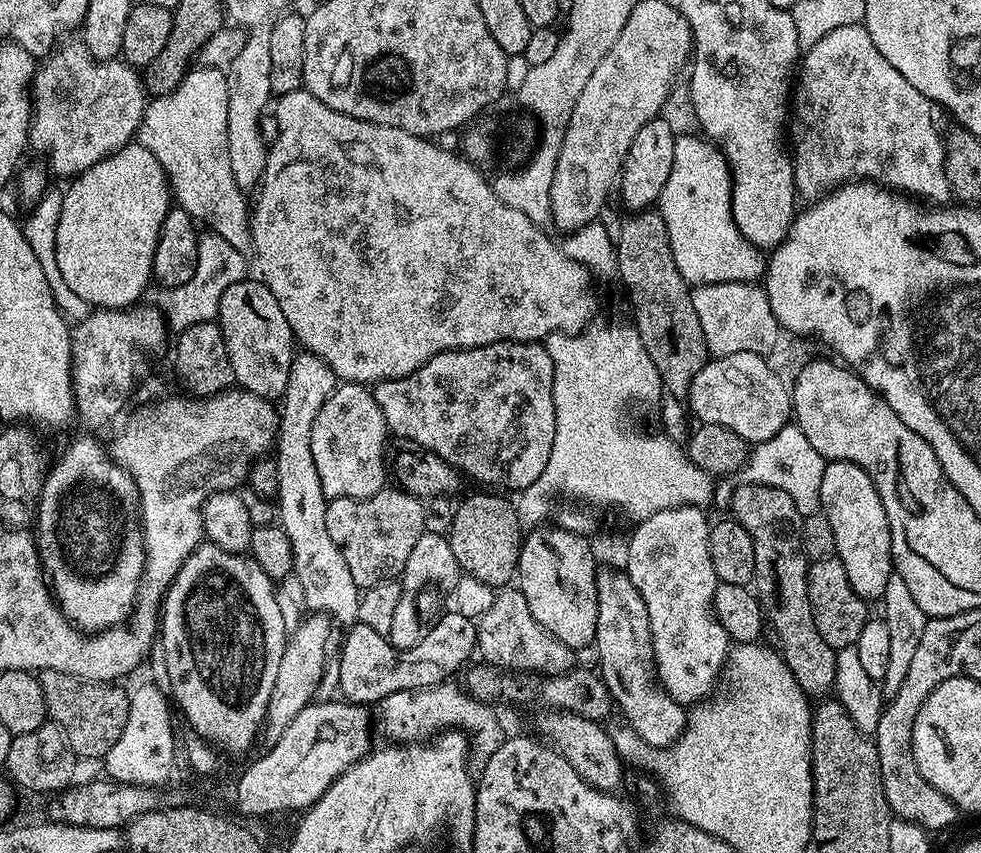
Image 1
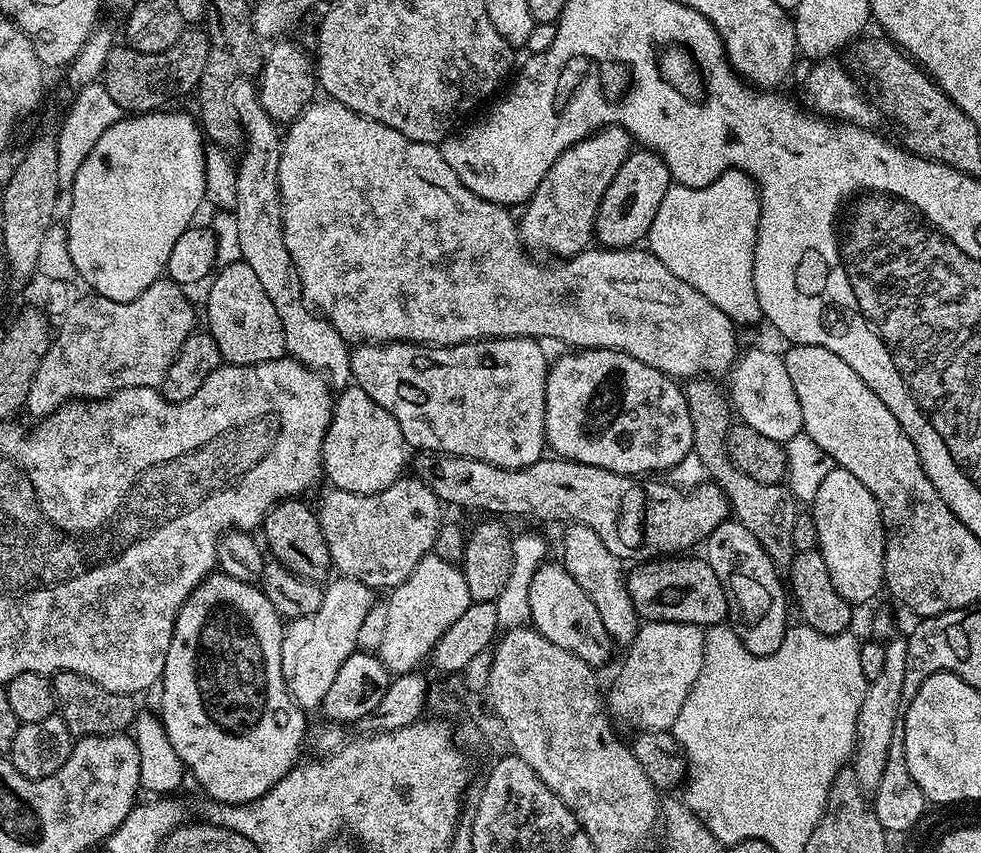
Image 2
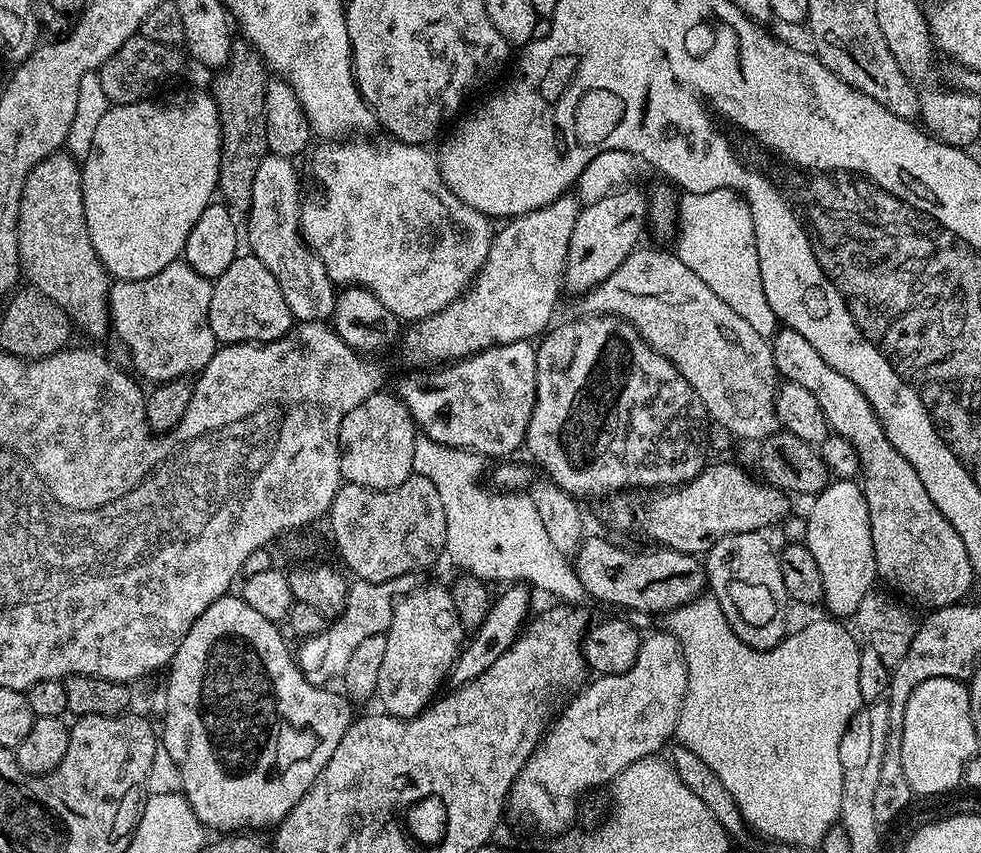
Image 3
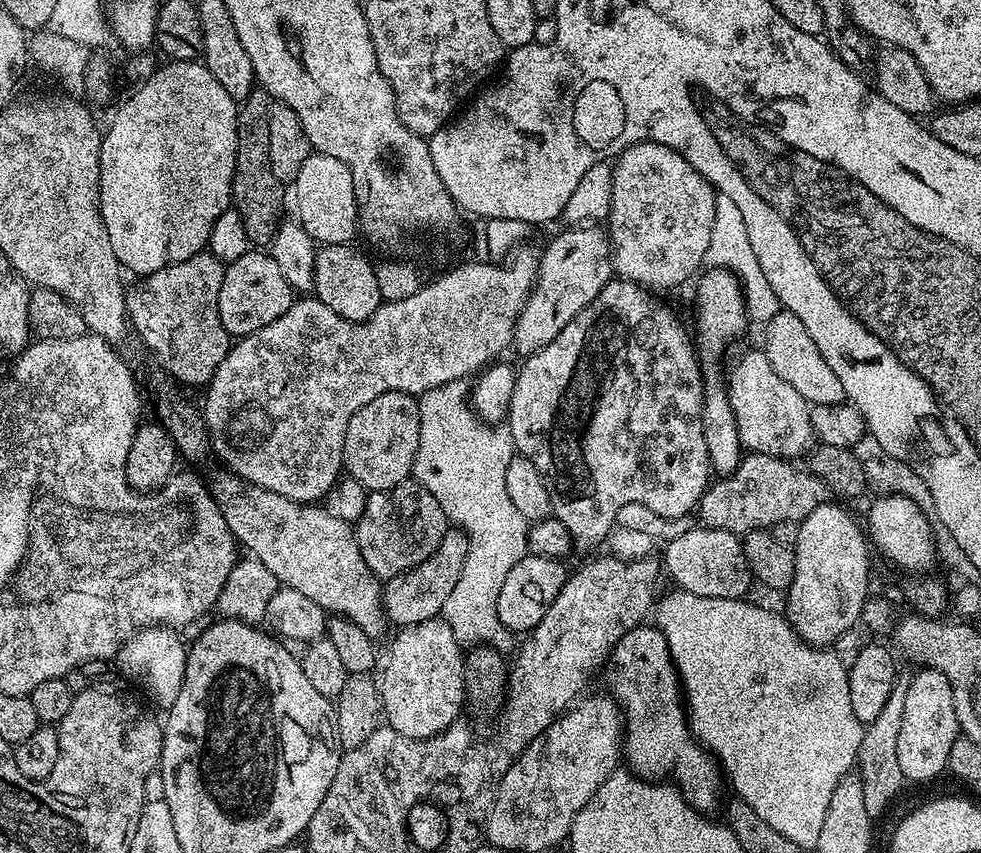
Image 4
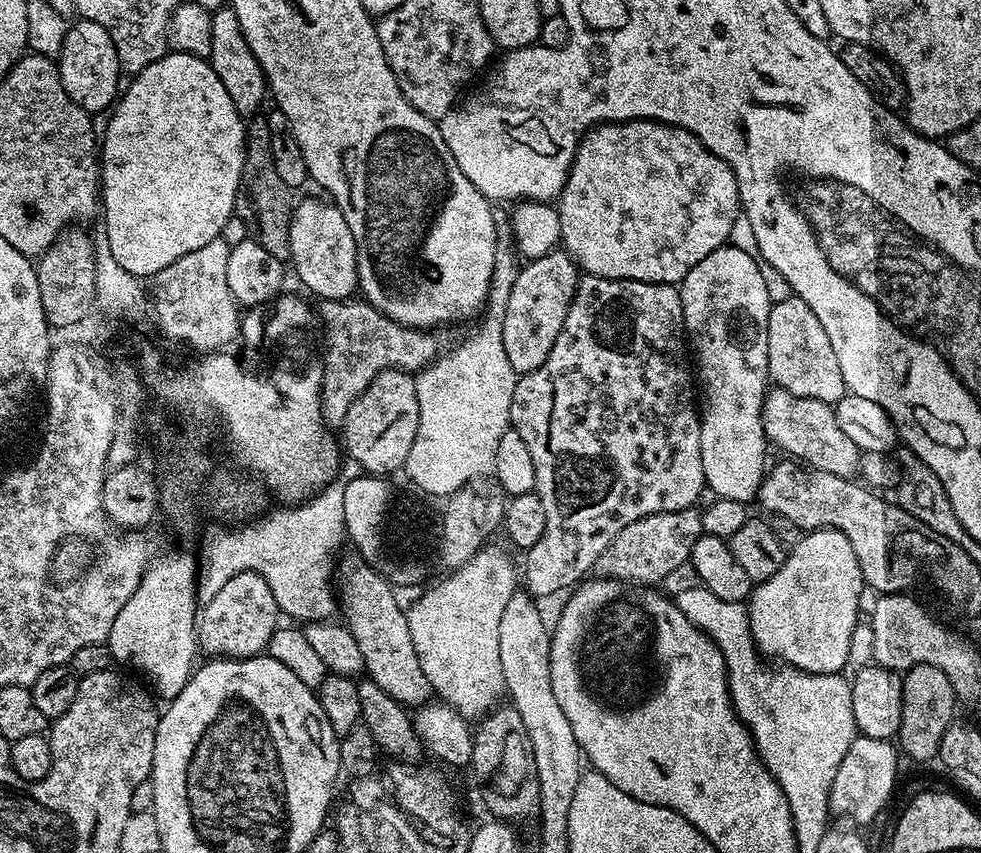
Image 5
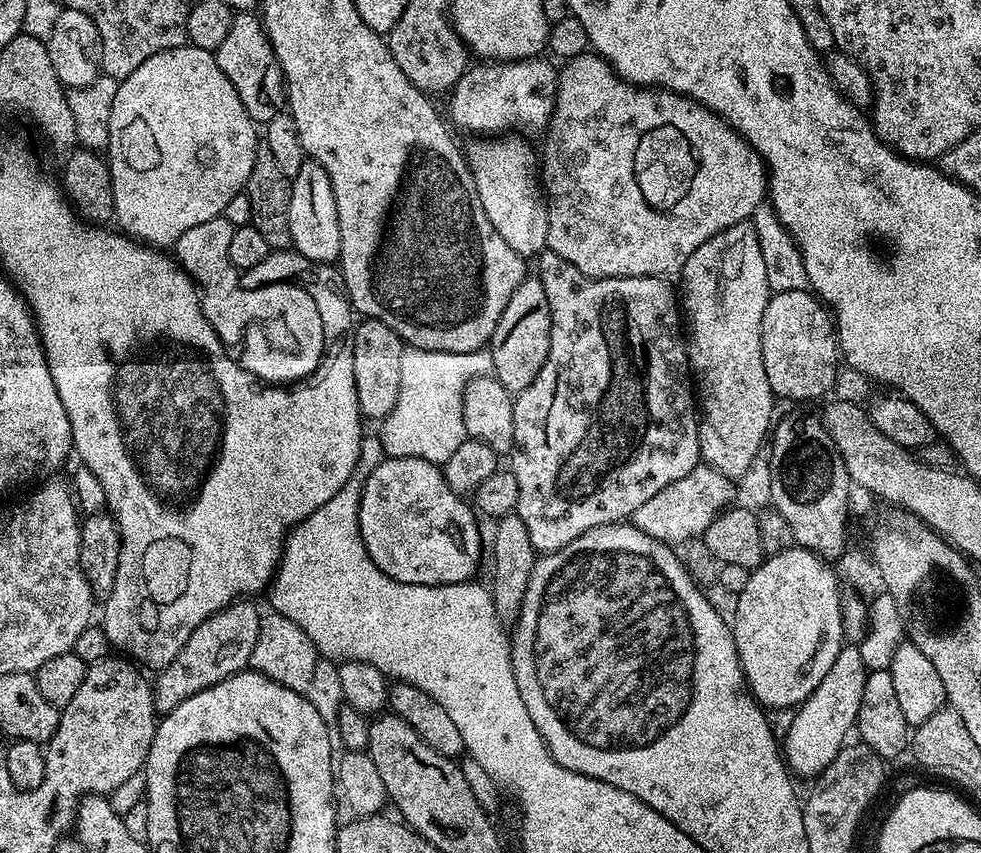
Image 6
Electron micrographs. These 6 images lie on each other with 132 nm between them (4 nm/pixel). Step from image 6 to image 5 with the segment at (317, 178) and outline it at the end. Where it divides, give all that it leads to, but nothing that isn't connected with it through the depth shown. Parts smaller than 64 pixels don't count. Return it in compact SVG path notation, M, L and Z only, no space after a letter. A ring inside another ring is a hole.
M304 200L295 205L292 210L292 221L290 222L290 254L292 255L291 267L296 267L296 276L316 295L320 300L347 300L357 291L358 288L358 258L354 246L354 234L350 234L350 226L346 226L346 218L342 218L342 210L338 210L335 203L324 200Z

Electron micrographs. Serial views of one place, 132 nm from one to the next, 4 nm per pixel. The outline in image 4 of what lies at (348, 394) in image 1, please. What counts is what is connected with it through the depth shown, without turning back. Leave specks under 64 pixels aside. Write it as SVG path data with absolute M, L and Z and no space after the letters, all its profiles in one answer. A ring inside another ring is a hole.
M387 392L378 394L374 402L366 402L358 414L350 418L350 426L346 426L346 442L344 443L343 471L362 485L368 492L390 490L394 486L405 483L413 475L412 461L419 446L419 406L417 397L408 392Z

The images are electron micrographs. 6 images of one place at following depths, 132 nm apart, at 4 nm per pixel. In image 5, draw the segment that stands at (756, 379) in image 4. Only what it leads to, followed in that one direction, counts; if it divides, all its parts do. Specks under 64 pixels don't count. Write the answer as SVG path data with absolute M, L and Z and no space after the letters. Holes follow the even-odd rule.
M773 387L765 395L760 421L769 445L776 447L777 444L784 454L811 466L815 471L852 478L859 473L862 452L846 438L845 431L838 426L835 412L835 407L826 402L798 398L786 390Z

